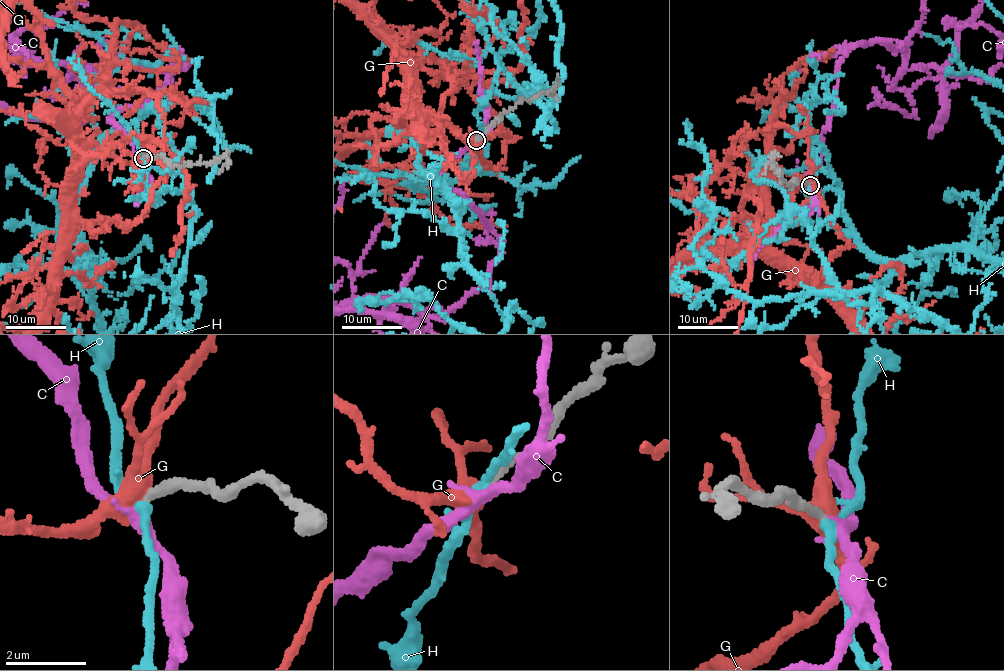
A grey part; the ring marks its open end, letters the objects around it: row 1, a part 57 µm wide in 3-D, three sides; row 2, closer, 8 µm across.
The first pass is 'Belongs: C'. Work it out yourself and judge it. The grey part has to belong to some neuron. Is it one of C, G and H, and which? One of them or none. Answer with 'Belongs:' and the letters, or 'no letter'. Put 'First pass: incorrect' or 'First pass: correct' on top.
First pass: correct
Belongs: C

